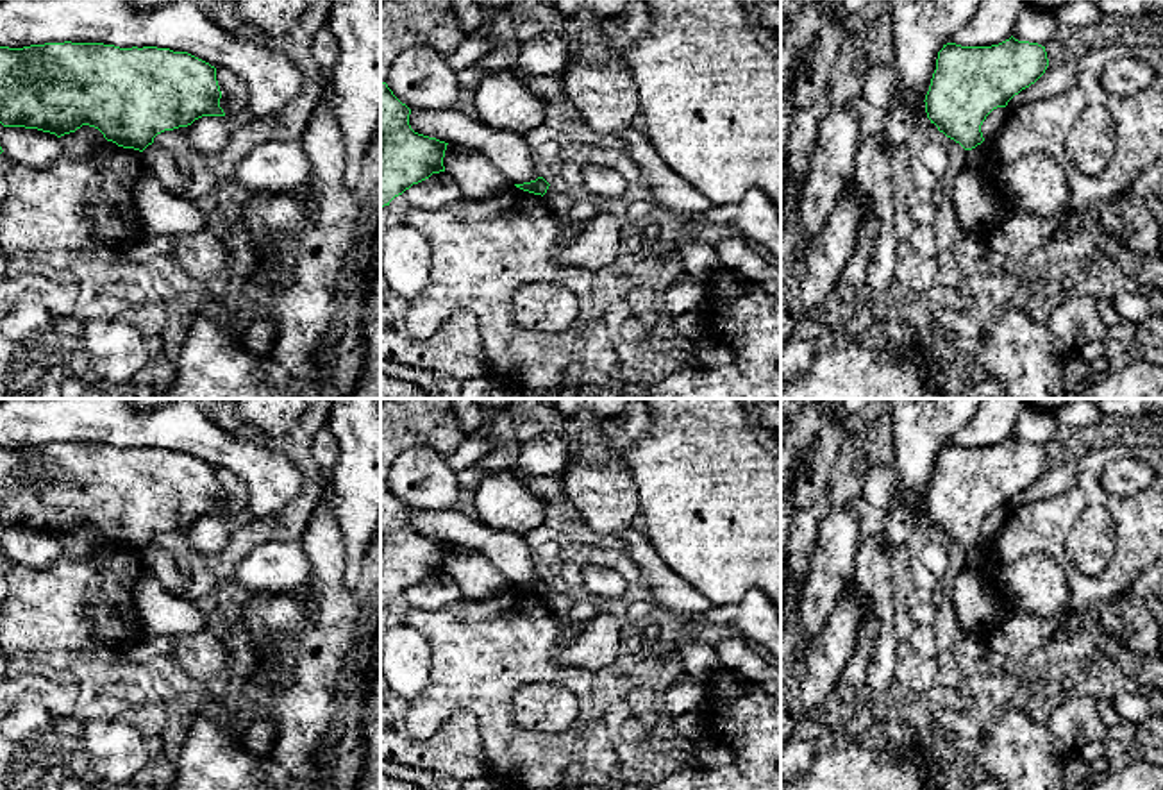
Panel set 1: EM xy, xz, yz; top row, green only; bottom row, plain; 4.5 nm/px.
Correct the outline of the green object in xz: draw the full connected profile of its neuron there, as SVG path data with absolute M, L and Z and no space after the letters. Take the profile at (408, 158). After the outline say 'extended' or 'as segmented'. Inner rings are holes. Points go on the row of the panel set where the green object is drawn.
M381 82L381 207L432 173L445 172L447 145L409 125L411 109Z; as segmented

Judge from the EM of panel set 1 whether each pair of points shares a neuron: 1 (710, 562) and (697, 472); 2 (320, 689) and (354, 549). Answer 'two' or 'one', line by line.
1: one
2: two

